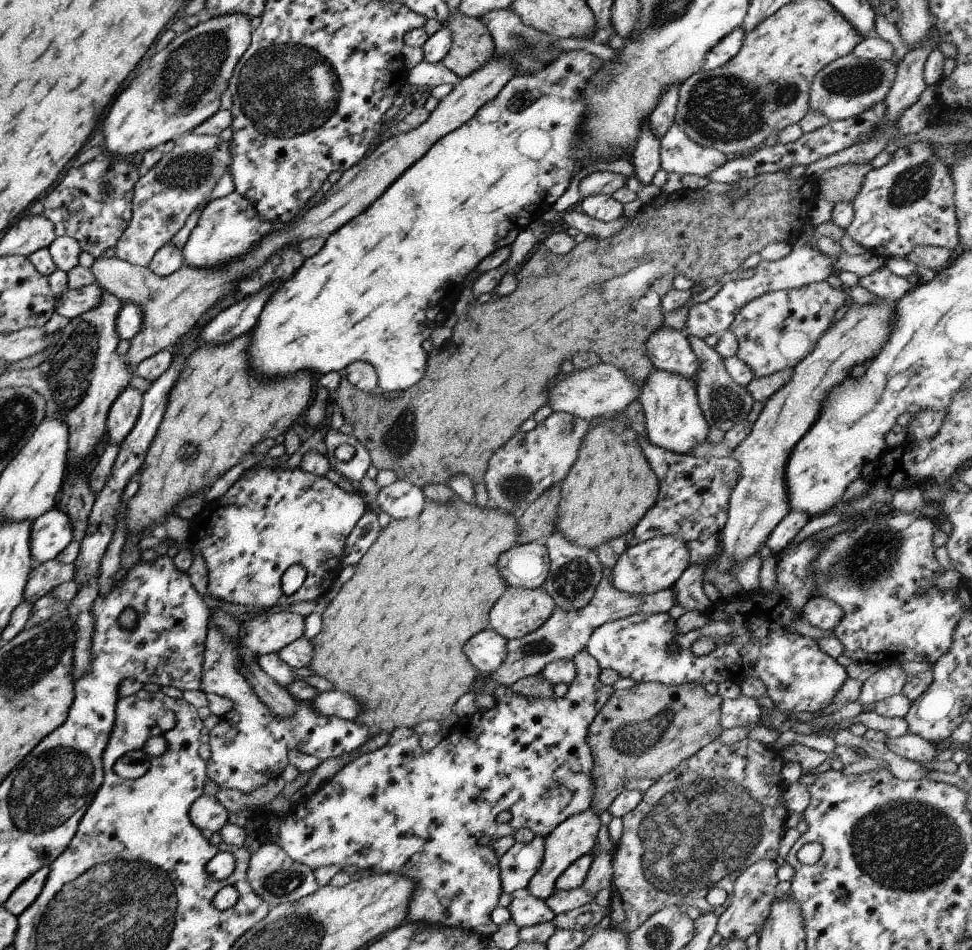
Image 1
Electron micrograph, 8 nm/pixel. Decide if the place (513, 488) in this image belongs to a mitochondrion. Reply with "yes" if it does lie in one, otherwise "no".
yes

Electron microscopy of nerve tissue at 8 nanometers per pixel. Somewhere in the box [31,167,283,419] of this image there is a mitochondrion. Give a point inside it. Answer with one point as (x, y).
(66, 376)

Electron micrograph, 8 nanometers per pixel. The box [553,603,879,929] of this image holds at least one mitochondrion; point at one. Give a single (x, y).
(691, 838)

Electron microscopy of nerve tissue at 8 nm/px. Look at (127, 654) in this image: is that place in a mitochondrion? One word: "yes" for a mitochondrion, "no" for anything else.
no

